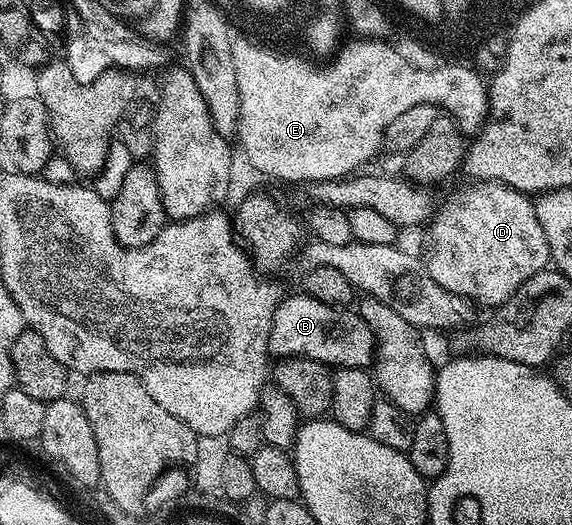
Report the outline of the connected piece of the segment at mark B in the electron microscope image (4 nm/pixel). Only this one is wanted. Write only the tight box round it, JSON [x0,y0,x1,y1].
[268,290,375,368]

